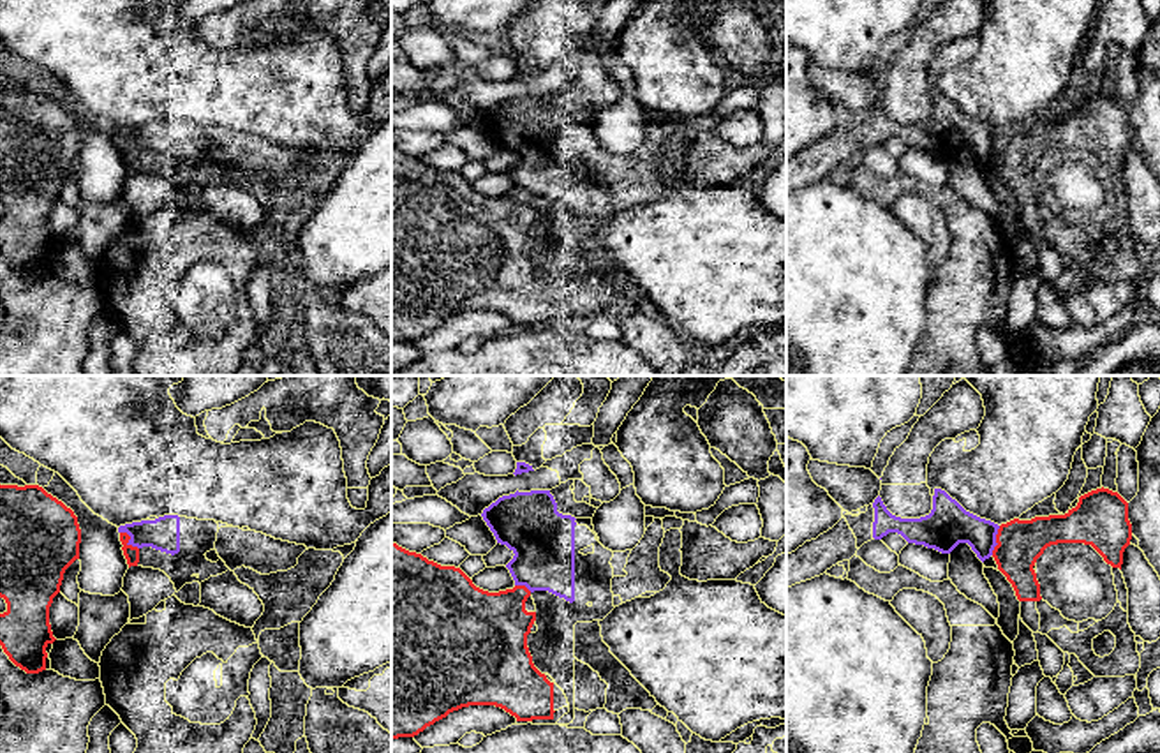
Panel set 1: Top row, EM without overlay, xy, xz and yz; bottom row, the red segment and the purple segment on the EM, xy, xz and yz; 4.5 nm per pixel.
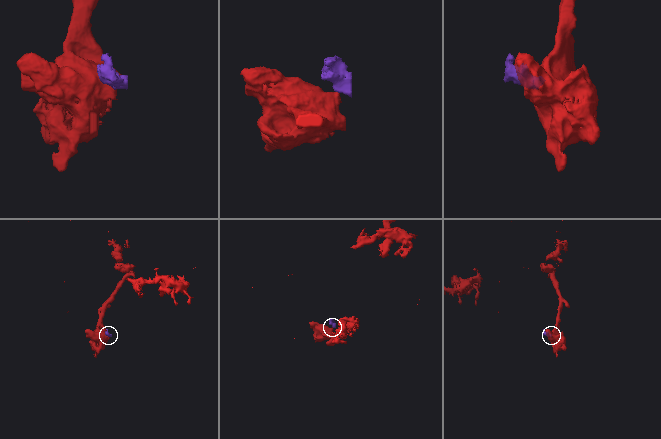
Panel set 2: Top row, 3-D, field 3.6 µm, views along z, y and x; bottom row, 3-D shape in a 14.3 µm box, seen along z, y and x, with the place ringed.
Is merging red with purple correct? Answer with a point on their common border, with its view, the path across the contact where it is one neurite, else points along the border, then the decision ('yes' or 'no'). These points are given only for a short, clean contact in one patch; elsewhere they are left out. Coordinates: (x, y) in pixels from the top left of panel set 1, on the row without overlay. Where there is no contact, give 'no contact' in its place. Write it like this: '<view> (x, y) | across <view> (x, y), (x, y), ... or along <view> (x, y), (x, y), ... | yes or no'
xy (129, 143) | no

